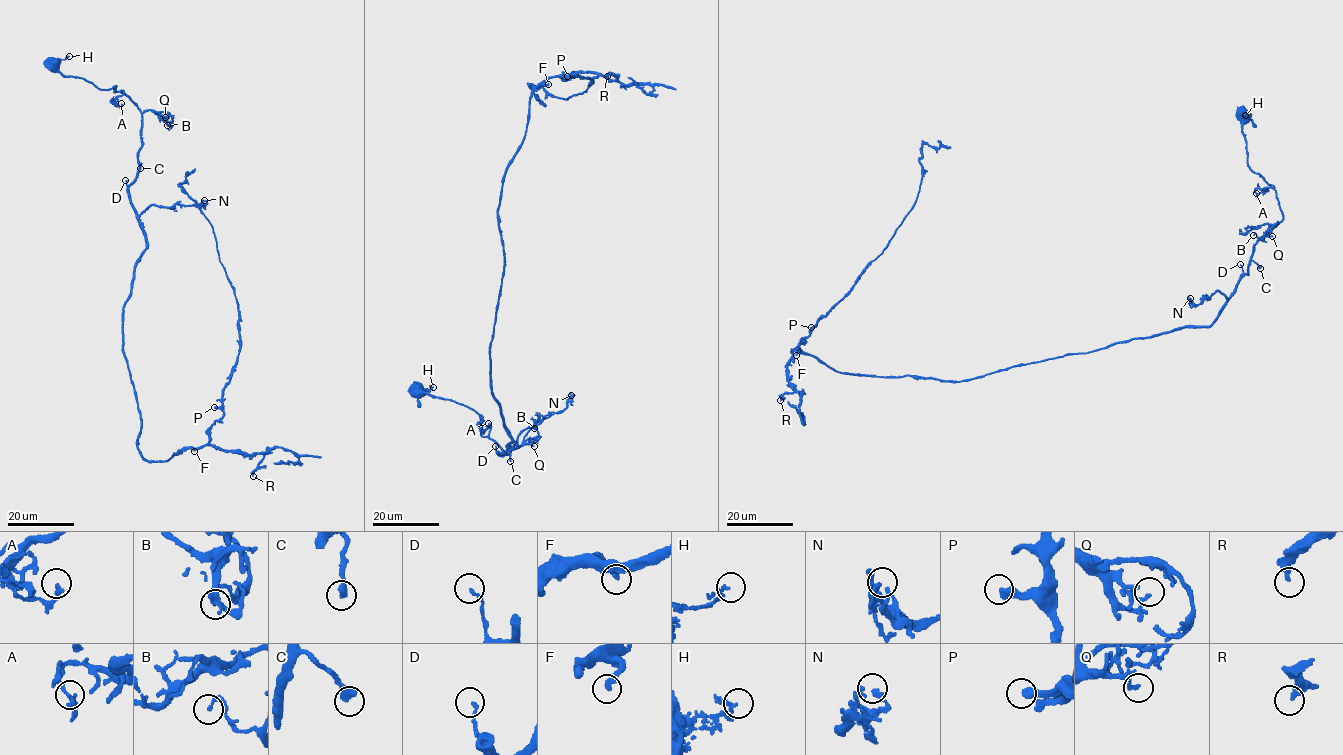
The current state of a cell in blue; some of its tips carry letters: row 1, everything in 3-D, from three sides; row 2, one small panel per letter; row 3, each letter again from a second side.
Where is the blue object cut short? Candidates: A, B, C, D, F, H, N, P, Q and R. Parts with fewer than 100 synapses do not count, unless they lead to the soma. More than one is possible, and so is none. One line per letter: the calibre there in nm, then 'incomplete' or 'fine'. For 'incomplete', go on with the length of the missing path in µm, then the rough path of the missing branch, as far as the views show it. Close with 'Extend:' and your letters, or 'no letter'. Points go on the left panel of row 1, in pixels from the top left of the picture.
A: 220 nm | fine
B: 170 nm | fine
C: 360 nm | fine
D: 160 nm | fine
F: 320 nm | fine
H: 80 nm | fine
N: 200 nm | fine
P: 400 nm | fine
Q: 170 nm | fine
R: 240 nm | fine
Extend: no letter

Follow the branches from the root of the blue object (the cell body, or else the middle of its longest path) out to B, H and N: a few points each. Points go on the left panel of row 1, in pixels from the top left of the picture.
B: (52, 65), (65, 75), (82, 78), (101, 89), (113, 87), (141, 113), (168, 112), (172, 120), (167, 125)
H: (52, 65), (69, 56)
N: (52, 65), (113, 87), (140, 110), (138, 170), (129, 187), (138, 215), (204, 200)

